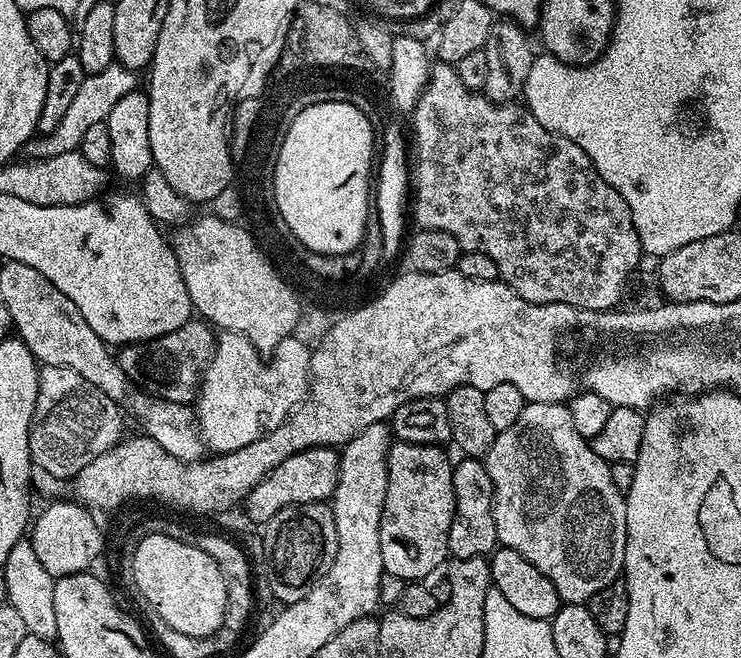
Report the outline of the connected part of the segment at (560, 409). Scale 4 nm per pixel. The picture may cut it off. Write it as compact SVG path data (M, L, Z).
M538 402L537 404L525 403L522 415L518 417L518 422L506 430L497 432L494 446L490 446L488 455L483 457L485 466L492 479L492 509L494 510L494 526L496 527L496 539L501 545L510 550L518 550L526 562L538 566L550 582L554 582L554 590L558 590L561 601L565 604L587 604L598 590L605 586L610 586L610 582L621 579L624 570L624 555L626 554L626 496L614 486L614 478L610 478L610 465L598 454L594 454L591 443L582 434L578 434L574 422L570 419L570 410L567 403L547 404Z

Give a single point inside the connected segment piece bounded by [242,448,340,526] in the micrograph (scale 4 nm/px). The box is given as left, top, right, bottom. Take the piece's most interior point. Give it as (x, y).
(309, 477)

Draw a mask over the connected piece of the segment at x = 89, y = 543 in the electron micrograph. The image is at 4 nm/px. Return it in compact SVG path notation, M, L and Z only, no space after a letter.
M60 500L57 504L50 505L37 520L35 517L30 528L34 554L38 554L38 562L42 562L46 574L53 578L89 571L93 567L91 564L99 558L100 551L104 548L100 524L92 517L95 515L85 505L69 500Z

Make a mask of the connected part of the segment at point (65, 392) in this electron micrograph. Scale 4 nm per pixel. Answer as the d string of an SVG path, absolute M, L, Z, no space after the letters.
M62 366L41 367L38 402L28 427L33 465L60 480L76 477L94 458L120 443L120 416L121 405L102 394L98 386L86 382L82 374L74 374L74 370Z

